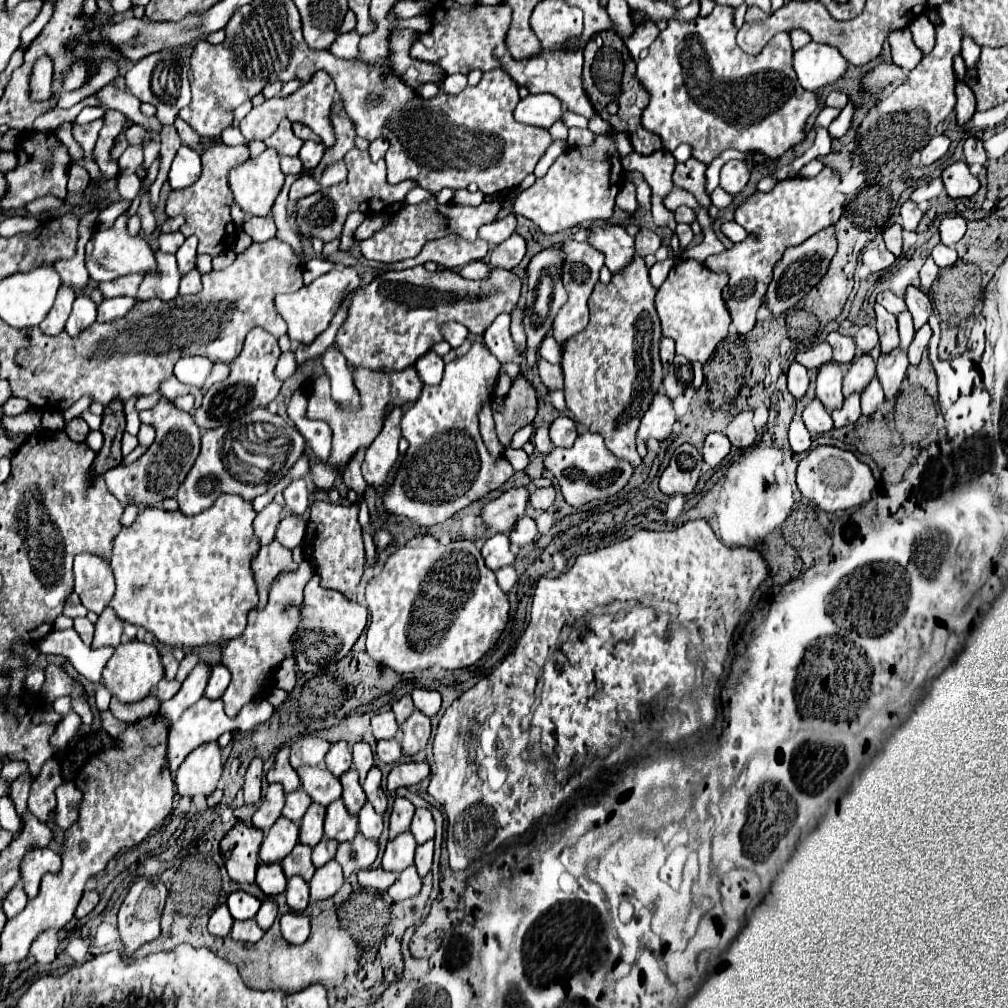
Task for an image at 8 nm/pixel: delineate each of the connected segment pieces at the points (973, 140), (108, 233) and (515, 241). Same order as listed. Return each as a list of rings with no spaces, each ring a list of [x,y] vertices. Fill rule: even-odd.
[[[970,136],[966,142],[964,142],[964,156],[966,156],[966,162],[968,164],[986,164],[986,152],[984,152],[984,146],[982,146],[982,140],[976,138],[976,136]]]
[[[122,214],[116,224],[108,230],[96,230],[92,238],[86,244],[86,268],[90,272],[90,278],[96,282],[108,282],[132,272],[150,274],[154,272],[154,252],[148,246],[148,242],[140,236],[128,236],[126,228],[126,214]]]
[[[512,234],[506,242],[502,242],[500,246],[496,246],[490,254],[490,266],[492,268],[504,268],[504,270],[512,270],[514,266],[520,264],[520,260],[526,254],[526,244],[522,240],[522,236]]]

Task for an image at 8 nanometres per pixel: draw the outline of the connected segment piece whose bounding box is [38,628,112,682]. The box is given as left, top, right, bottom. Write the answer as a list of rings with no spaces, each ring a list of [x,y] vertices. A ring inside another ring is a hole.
[[[54,630],[46,638],[38,642],[38,652],[48,656],[64,656],[72,662],[76,672],[84,676],[90,682],[100,682],[100,674],[112,654],[112,648],[100,648],[92,650],[84,642],[80,642],[80,636],[76,630]]]

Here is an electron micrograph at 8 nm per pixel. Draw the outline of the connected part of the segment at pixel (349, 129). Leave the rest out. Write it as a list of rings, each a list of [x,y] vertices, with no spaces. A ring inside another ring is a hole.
[[[332,114],[332,126],[336,130],[336,144],[332,150],[326,150],[324,158],[322,158],[322,164],[316,168],[316,170],[304,170],[298,176],[302,174],[310,174],[310,176],[320,176],[320,170],[324,170],[324,166],[328,162],[338,162],[344,158],[344,154],[348,150],[354,148],[354,138],[356,138],[356,130],[354,130],[354,122],[344,114]]]

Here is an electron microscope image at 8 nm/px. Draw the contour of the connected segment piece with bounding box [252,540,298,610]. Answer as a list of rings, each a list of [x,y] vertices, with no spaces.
[[[274,540],[268,546],[262,546],[258,556],[252,562],[254,574],[256,574],[256,584],[260,590],[260,602],[256,610],[264,608],[268,602],[268,592],[272,588],[272,582],[278,578],[282,572],[296,572],[298,564],[292,560],[292,552],[284,548],[278,540]]]

